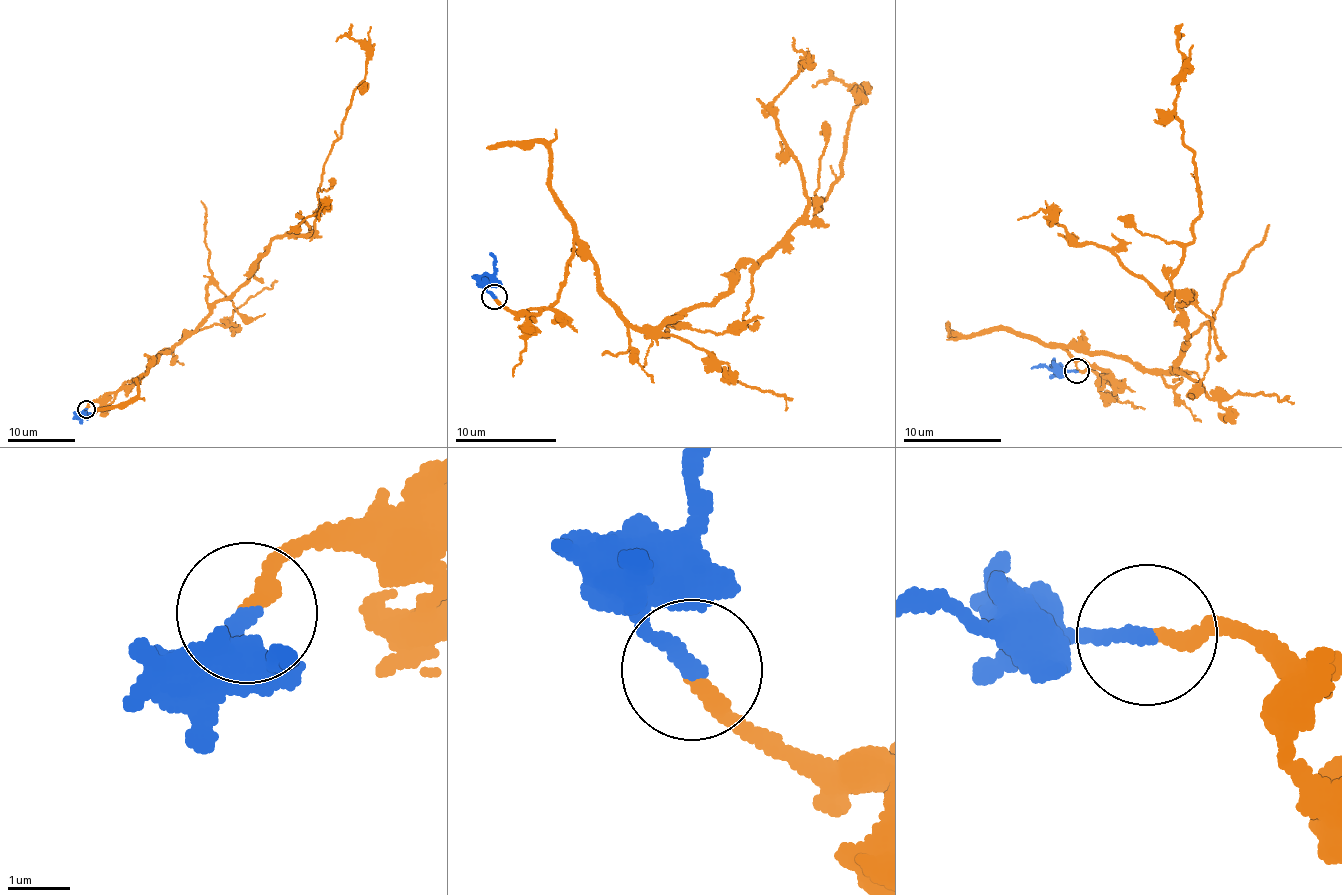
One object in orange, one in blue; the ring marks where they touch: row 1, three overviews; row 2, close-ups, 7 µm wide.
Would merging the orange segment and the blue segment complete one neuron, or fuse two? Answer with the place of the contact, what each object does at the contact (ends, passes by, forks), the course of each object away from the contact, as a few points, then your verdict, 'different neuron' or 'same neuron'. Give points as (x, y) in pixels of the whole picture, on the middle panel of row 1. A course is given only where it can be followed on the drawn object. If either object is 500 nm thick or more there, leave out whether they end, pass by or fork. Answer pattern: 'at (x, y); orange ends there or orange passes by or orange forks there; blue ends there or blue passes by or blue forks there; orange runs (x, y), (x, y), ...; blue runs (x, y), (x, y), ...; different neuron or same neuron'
at (494, 297); orange ends there; blue ends there; orange runs (493, 299), (553, 304), (576, 240), (630, 323), (702, 306), (814, 220), (842, 173), (859, 86), (812, 84); blue runs (493, 296), (486, 282), (495, 263), (490, 253); same neuron

